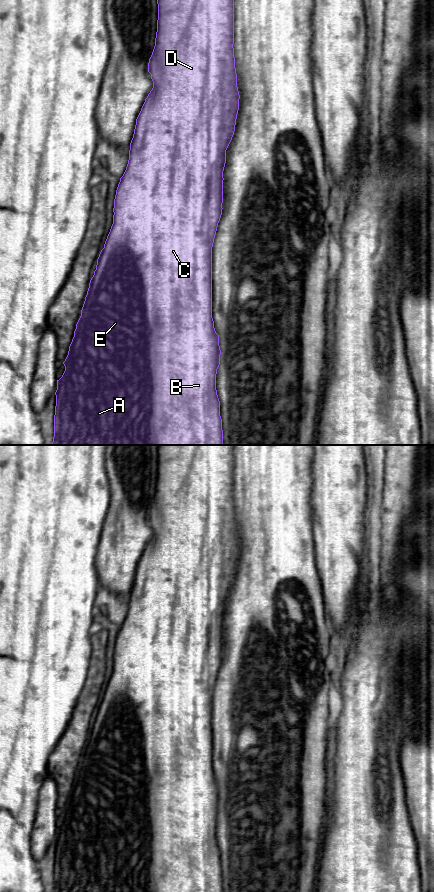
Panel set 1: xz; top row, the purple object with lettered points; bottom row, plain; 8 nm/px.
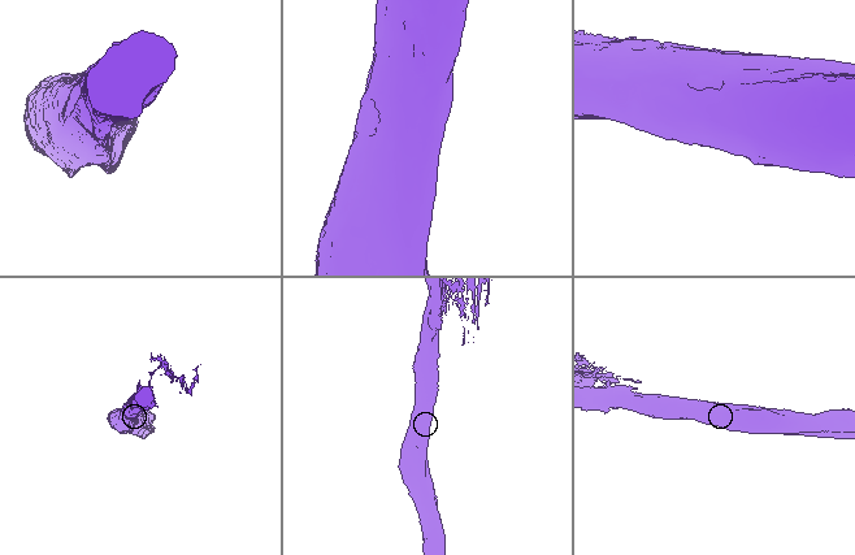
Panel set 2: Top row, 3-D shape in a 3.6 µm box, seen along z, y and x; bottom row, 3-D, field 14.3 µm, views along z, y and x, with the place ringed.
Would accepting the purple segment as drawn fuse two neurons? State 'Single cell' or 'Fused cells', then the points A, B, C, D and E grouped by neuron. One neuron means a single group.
Single cell. Groups: A B C D E

